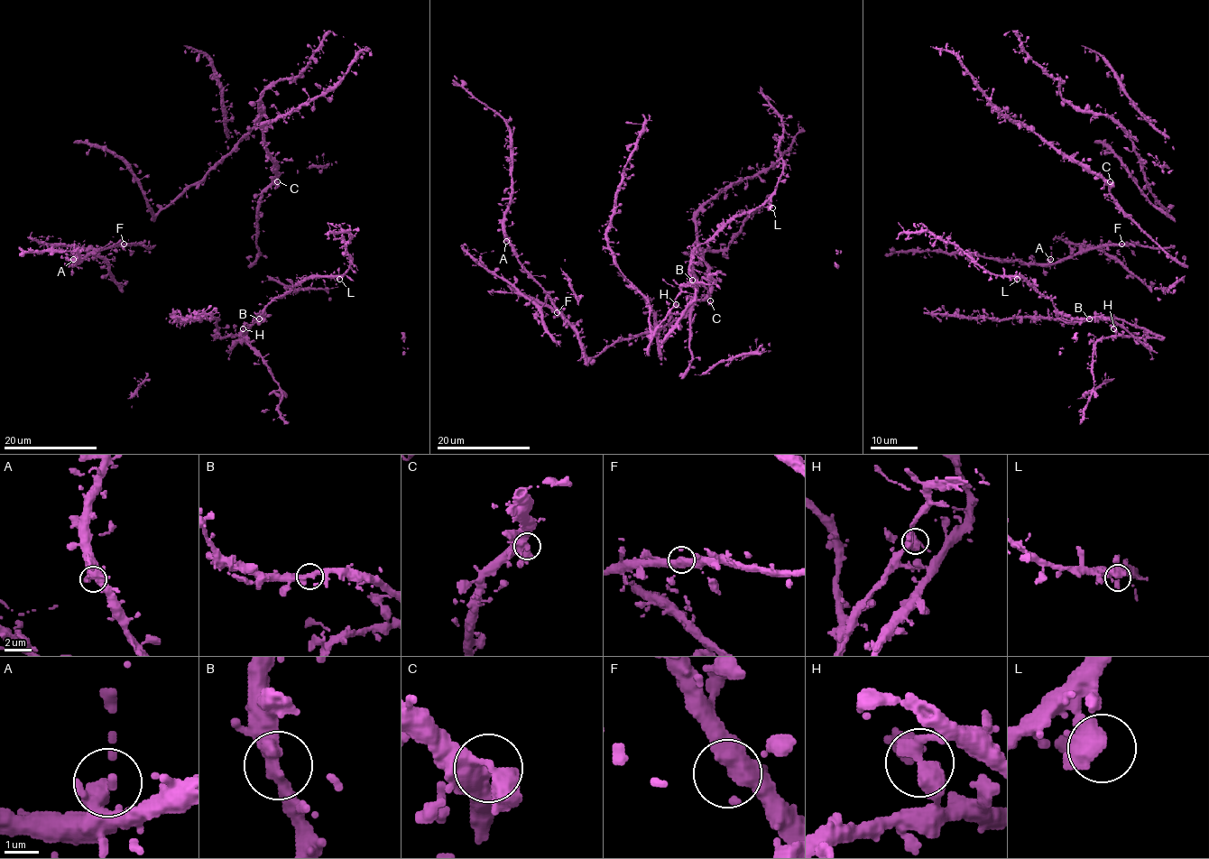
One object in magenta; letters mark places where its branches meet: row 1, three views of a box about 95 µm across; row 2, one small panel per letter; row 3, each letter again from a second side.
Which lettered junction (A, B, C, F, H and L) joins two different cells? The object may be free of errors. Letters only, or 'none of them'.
none of them

